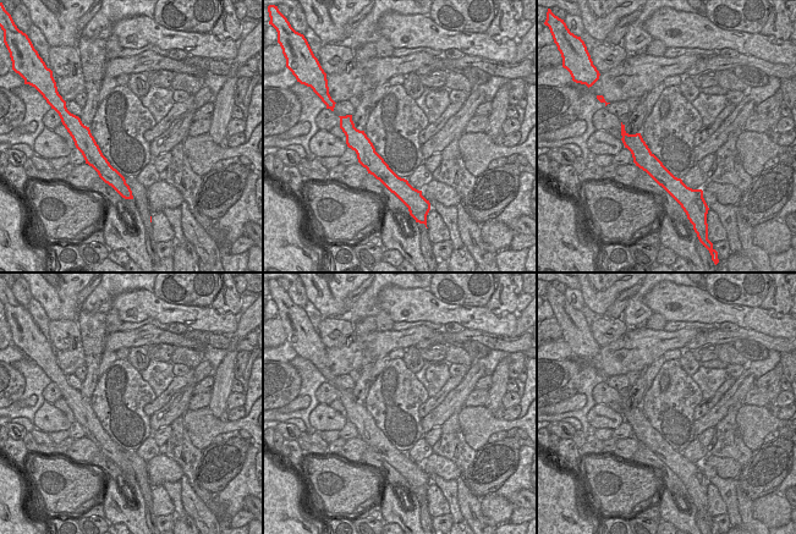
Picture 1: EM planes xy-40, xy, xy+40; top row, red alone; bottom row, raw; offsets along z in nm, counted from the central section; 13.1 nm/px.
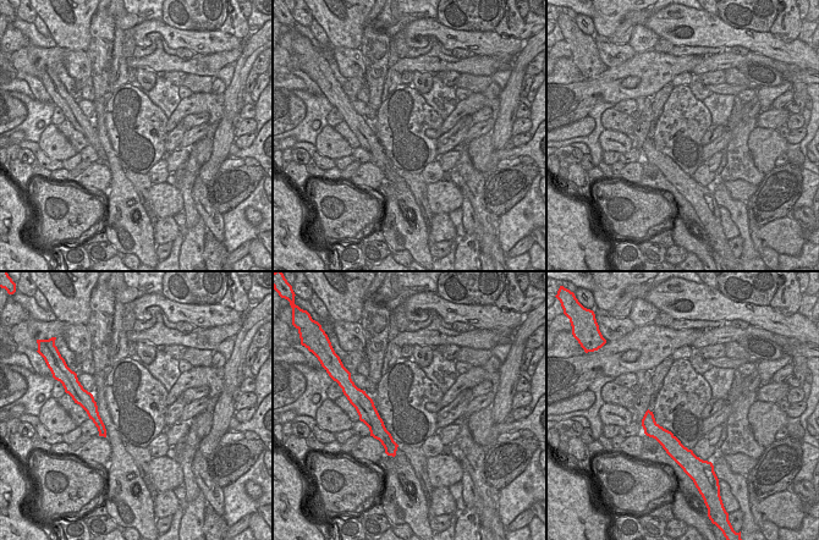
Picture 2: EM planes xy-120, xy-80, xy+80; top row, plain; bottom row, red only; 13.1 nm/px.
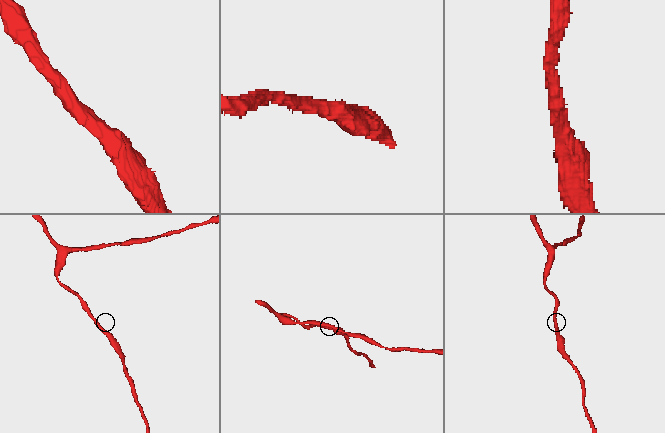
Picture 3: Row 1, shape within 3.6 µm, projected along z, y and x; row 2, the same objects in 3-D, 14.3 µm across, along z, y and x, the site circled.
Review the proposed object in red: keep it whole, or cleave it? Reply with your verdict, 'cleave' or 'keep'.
keep

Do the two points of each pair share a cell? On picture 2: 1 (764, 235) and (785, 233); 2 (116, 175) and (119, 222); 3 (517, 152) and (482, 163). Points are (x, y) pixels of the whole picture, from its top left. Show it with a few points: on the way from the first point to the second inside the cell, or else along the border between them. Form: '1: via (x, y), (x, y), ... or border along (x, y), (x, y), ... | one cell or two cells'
1: via (769, 235), (780, 235) | one cell
2: via (119, 187), (119, 210) | one cell
3: via (509, 154), (490, 156) | one cell

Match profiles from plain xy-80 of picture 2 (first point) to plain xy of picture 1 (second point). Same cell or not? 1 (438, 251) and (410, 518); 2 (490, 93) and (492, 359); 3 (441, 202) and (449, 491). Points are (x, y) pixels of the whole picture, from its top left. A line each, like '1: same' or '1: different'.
1: different
2: different
3: different

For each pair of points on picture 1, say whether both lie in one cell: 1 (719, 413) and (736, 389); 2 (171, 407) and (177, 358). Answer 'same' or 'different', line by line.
1: same
2: different

